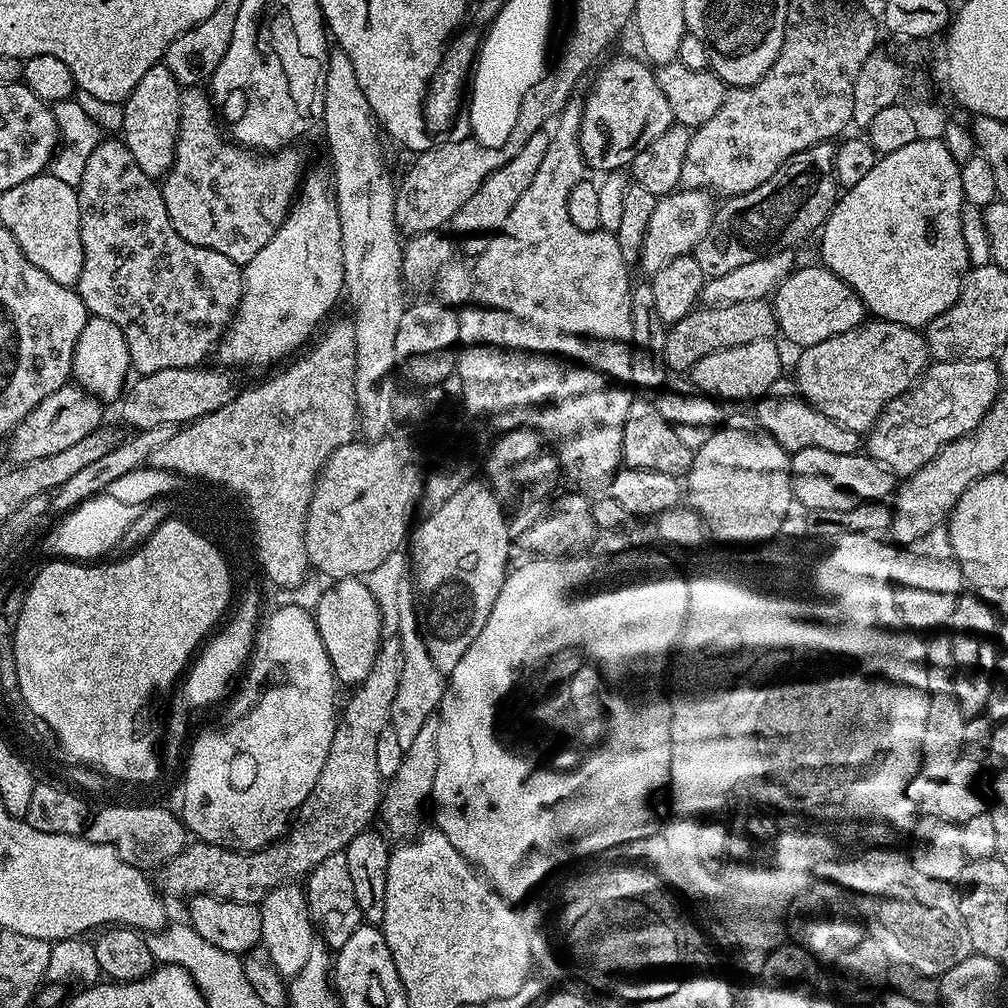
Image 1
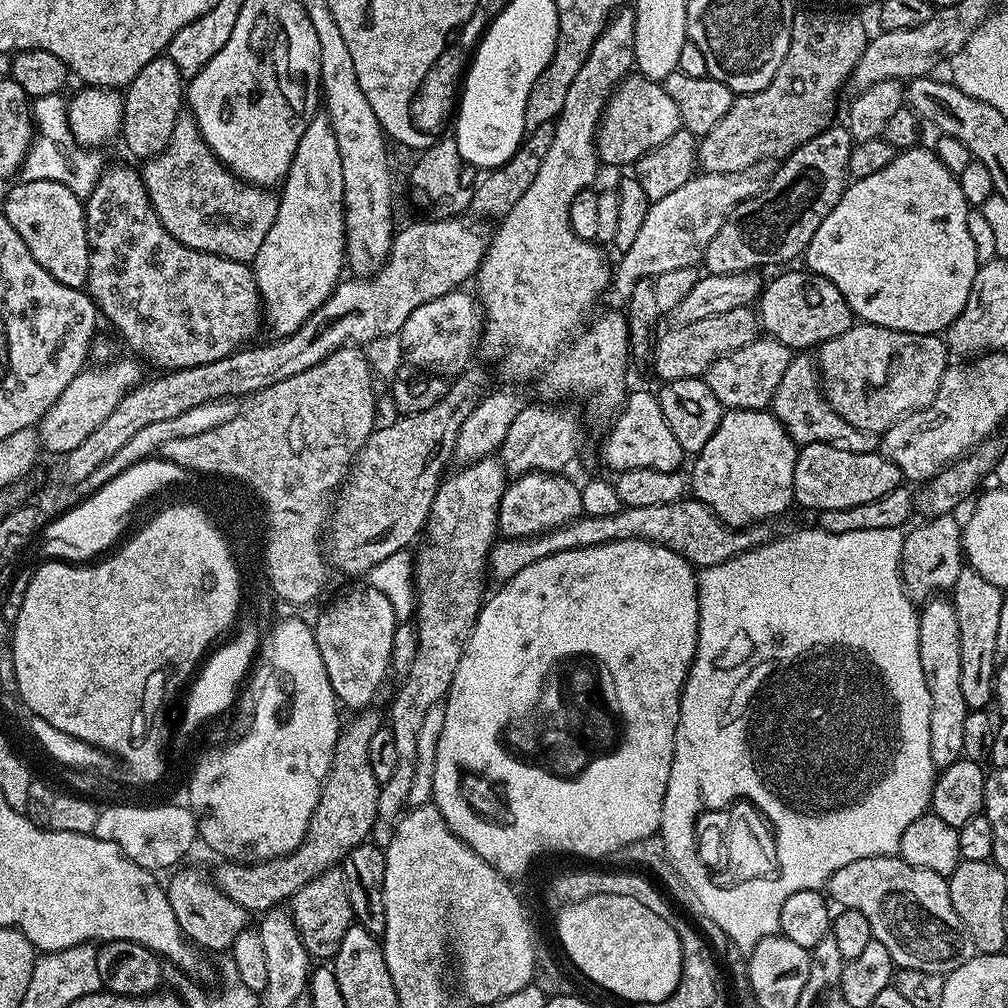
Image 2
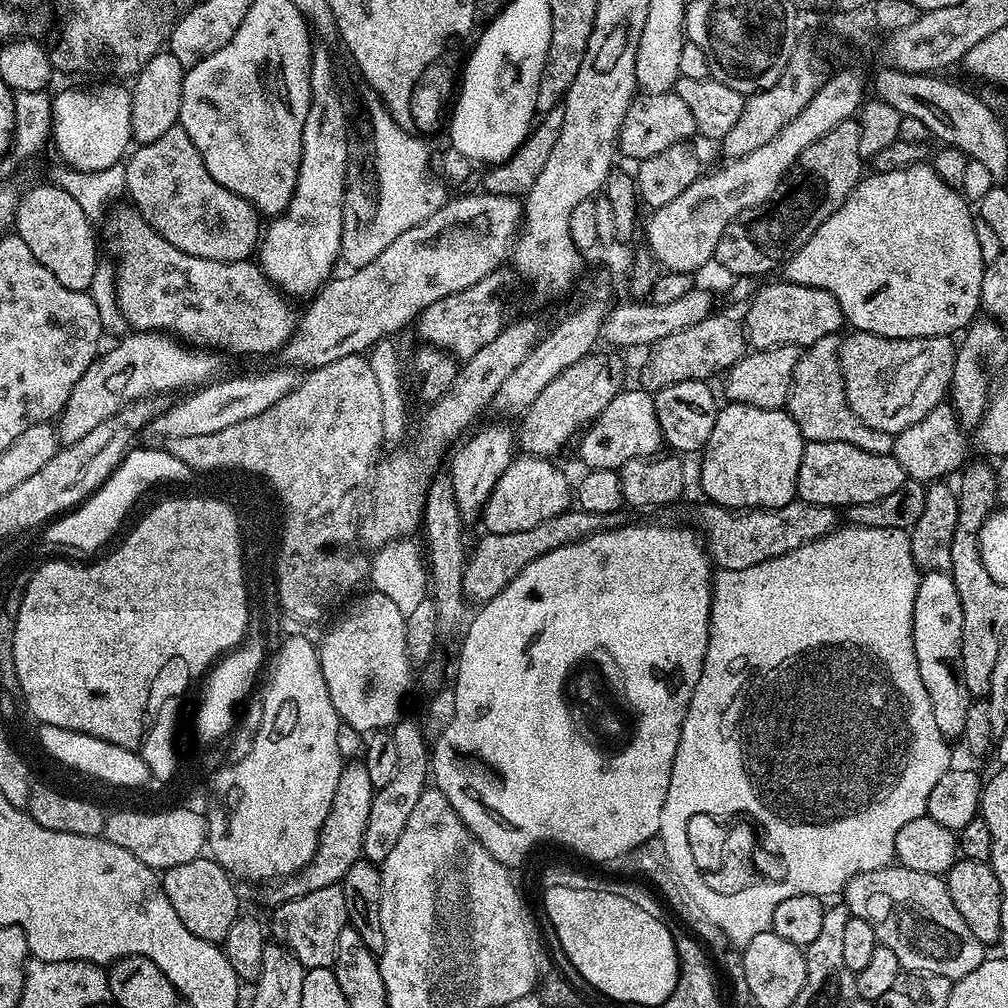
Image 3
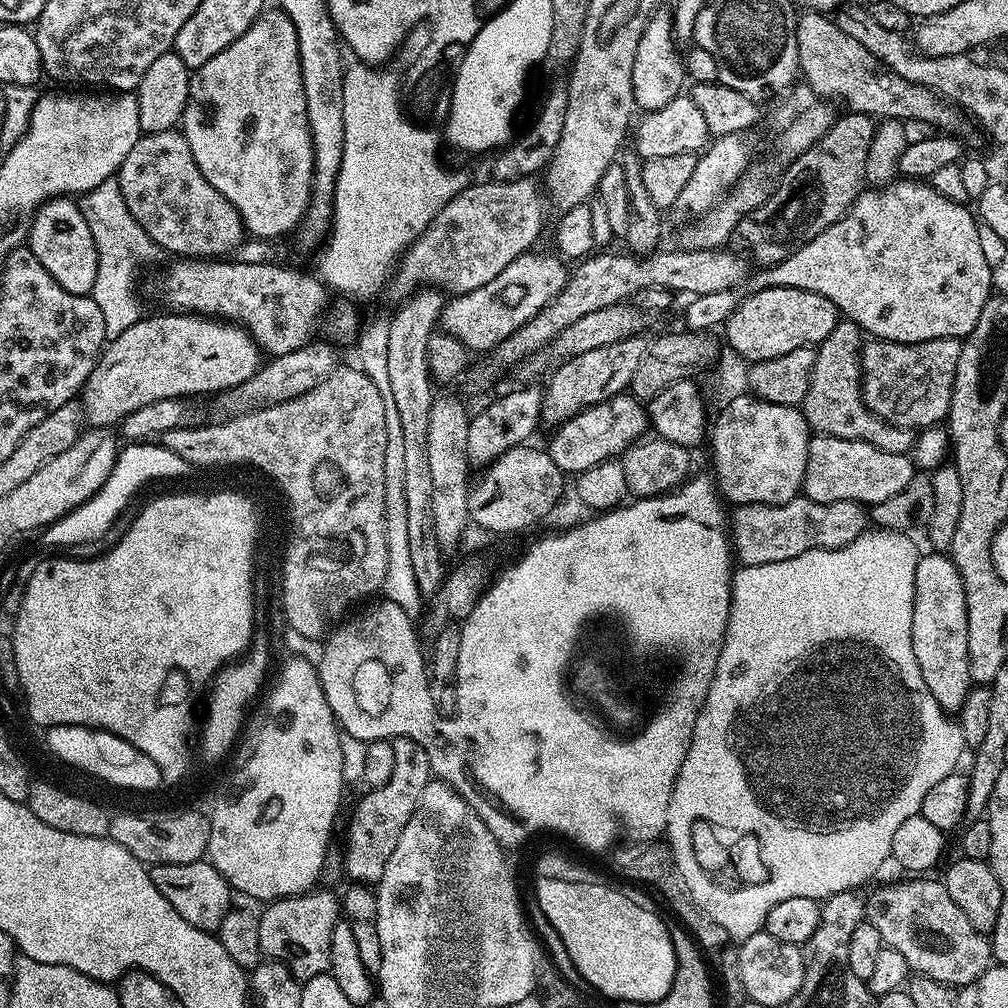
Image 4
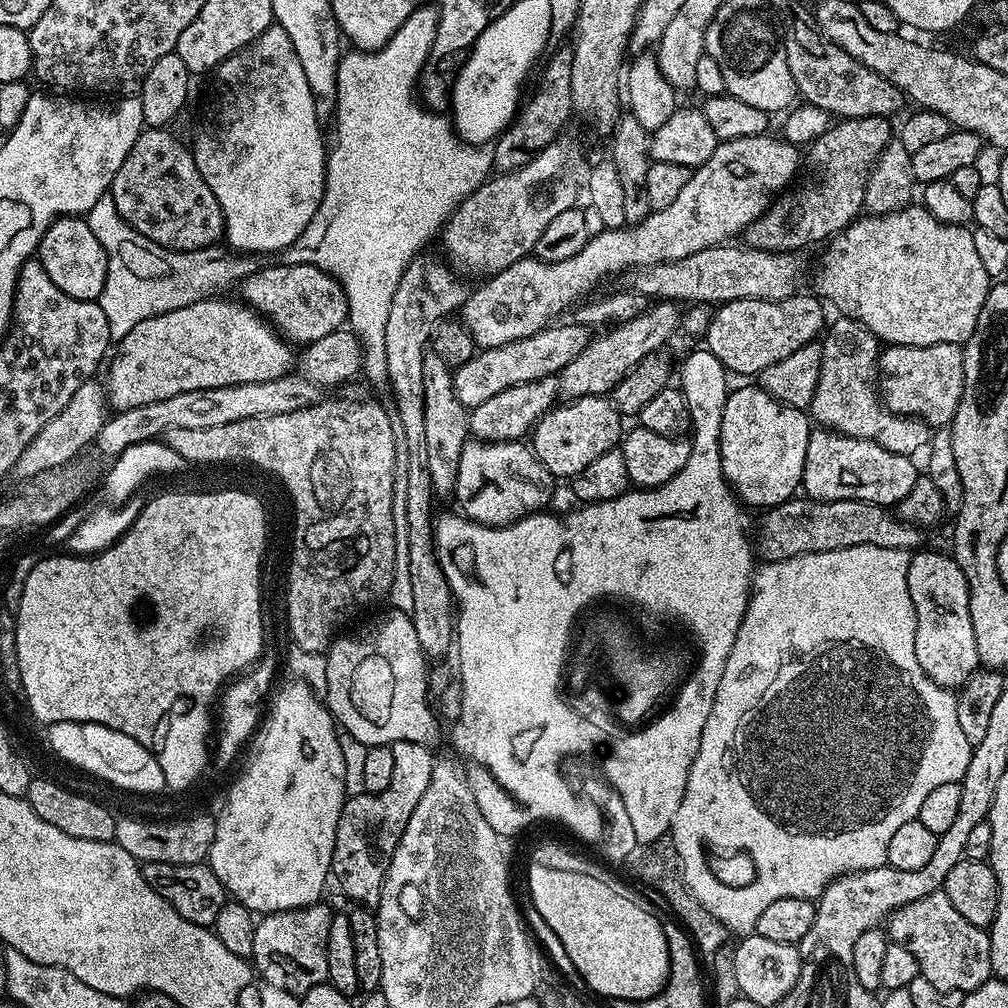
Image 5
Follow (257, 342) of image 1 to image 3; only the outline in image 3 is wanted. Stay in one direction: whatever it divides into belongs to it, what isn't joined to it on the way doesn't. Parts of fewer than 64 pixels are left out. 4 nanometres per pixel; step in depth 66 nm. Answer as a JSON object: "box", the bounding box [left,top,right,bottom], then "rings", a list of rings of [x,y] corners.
{"box":[258,46,348,298],"rings":[[[324,46],[313,47],[310,62],[310,110],[306,110],[306,126],[302,126],[302,162],[299,166],[298,186],[290,198],[290,206],[272,224],[263,229],[258,245],[258,263],[264,275],[289,298],[312,298],[337,271],[336,260],[341,259],[340,239],[344,229],[344,187],[348,184],[348,112],[336,77],[336,64]]]}

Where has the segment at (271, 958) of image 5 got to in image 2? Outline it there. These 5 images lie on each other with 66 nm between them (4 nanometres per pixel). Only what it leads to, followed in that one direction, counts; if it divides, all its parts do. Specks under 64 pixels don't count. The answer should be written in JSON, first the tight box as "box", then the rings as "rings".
{"box":[290,867,354,962],"rings":[[[343,867],[326,870],[318,878],[306,882],[306,886],[292,896],[290,911],[309,957],[316,962],[328,962],[335,958],[342,946],[342,938],[346,938],[346,930],[354,923]]]}

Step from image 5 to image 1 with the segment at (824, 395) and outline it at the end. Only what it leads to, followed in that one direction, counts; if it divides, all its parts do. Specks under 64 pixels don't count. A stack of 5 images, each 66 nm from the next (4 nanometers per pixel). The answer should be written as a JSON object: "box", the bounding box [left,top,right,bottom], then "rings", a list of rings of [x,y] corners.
{"box":[754,390,861,454],"rings":[[[773,390],[768,395],[761,396],[754,404],[756,420],[760,423],[757,425],[763,431],[769,432],[778,442],[778,446],[782,446],[789,454],[807,448],[830,450],[830,454],[857,454],[861,451],[861,433],[838,426],[836,420],[826,418],[826,414],[810,406],[799,394],[780,391]]]}

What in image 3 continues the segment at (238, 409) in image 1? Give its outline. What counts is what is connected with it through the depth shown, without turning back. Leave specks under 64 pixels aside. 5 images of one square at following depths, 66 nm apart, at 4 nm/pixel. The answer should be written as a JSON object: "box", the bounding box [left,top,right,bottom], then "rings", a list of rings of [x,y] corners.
{"box":[170,355,385,622],"rings":[[[352,355],[339,358],[321,368],[313,368],[308,377],[301,379],[290,394],[262,414],[254,414],[254,418],[246,418],[246,422],[234,422],[234,426],[226,426],[226,430],[218,430],[218,434],[198,434],[198,438],[170,438],[172,451],[183,456],[187,462],[208,468],[208,465],[244,465],[244,468],[257,469],[275,481],[276,487],[283,493],[287,503],[287,537],[284,539],[283,560],[280,560],[281,591],[288,608],[299,616],[305,616],[309,622],[316,622],[324,616],[324,611],[339,596],[352,592],[360,583],[370,576],[370,560],[355,543],[350,546],[358,558],[328,558],[326,546],[322,544],[322,531],[325,531],[330,517],[322,514],[322,510],[308,510],[306,490],[318,488],[332,498],[332,506],[343,509],[347,492],[358,487],[364,479],[371,477],[374,467],[381,455],[380,444],[385,443],[382,434],[382,393],[378,390],[378,381],[374,379],[371,359],[363,355]]]}

